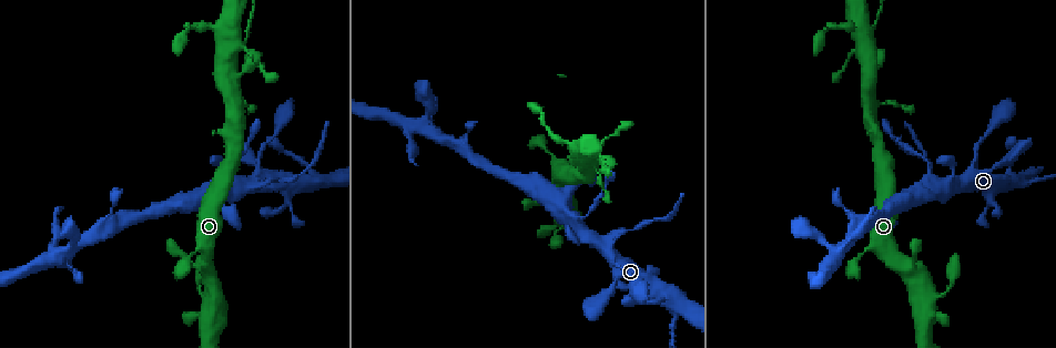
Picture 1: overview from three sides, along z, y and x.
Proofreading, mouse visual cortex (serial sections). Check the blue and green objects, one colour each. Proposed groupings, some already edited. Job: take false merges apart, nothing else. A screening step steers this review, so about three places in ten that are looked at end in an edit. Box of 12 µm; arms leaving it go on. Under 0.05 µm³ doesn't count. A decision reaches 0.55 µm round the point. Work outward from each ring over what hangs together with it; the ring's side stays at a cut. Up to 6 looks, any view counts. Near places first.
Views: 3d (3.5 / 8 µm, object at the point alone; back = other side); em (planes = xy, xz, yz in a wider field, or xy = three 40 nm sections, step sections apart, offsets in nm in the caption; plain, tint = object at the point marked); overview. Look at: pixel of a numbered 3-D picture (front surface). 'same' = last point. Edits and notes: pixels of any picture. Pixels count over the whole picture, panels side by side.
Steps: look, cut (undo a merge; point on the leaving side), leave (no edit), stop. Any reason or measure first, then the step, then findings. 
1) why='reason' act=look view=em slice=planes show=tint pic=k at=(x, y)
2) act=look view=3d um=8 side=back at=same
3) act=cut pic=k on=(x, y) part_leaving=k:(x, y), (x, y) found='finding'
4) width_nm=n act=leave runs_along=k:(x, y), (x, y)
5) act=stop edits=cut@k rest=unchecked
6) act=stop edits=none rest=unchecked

why='thick turns thin' act=look view=3d um=8 pic=1 at=(603, 297)

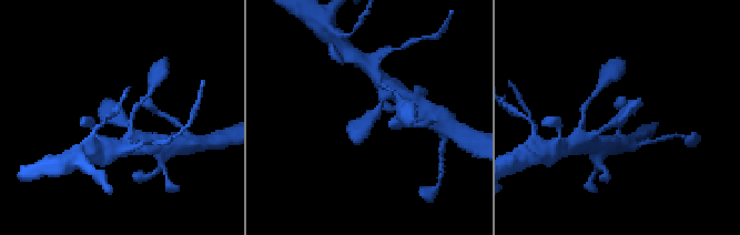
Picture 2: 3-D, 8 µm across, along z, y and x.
why='closer look' act=look view=3d um=3.5 side=back pic=2 at=(369, 119)

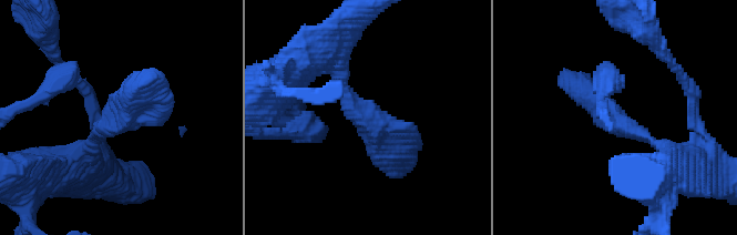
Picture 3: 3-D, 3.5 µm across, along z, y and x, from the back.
act=look view=em slice=planes show=tint pic=3 at=(366, 119)

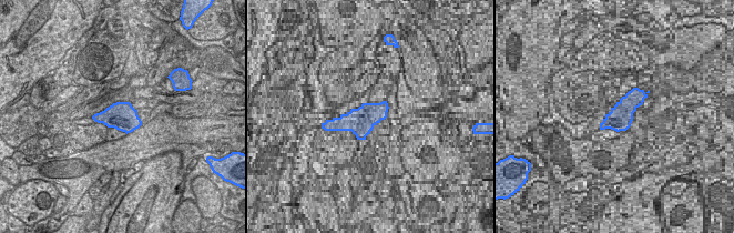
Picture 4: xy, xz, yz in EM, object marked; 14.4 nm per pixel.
width_nm=420 act=leave runs_along=3:(671, 150), (623, 126), (569, 79) found='continuous, no second cell'

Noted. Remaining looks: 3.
why='abrupt turn' act=look view=3d um=8 pic=1 at=(617, 233)

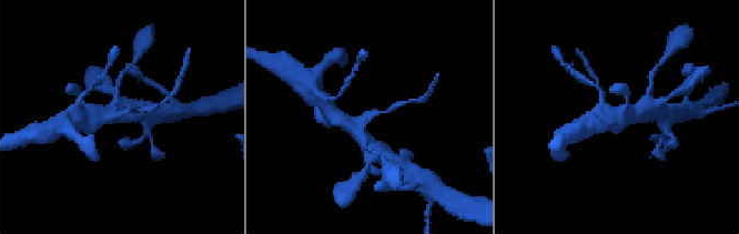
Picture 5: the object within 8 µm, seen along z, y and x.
arm_widths_nm=150,450 why='shape alone is not enough' act=look view=em slice=xy step=3 show=tint pic=5 at=(119, 112)

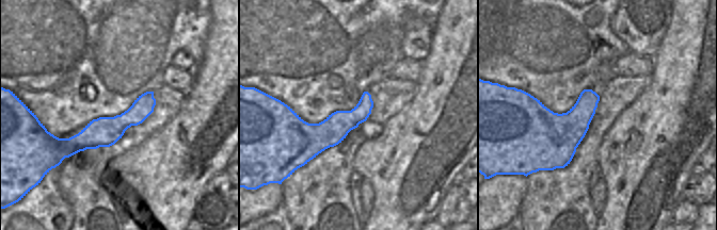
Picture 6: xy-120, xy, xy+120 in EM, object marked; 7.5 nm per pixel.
act=cut pic=5 on=(393, 108) part_leaving=5:(372, 114), (390, 111), (411, 101) found='a second cell is stuck on'

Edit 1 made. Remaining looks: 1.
act=stop edits=cut@5 rest=unchecked

